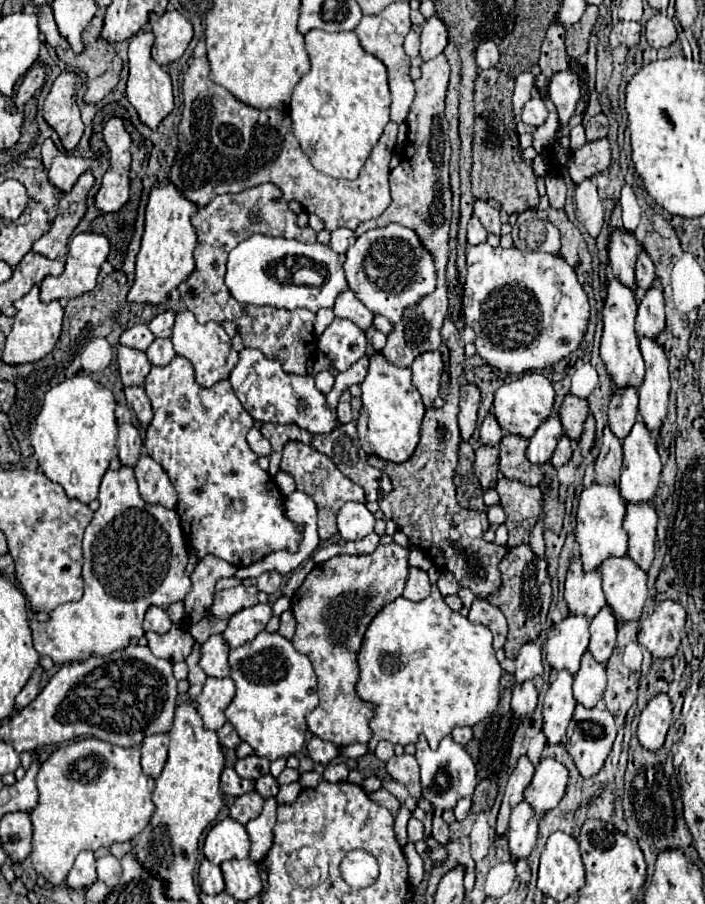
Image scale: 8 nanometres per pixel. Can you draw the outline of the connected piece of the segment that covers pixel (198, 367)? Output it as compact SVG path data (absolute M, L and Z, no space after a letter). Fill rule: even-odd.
M189 310L177 312L177 320L175 320L175 326L173 326L171 340L173 340L175 352L179 356L187 358L193 364L193 368L195 368L195 380L203 388L209 388L215 382L225 380L231 374L231 370L235 368L235 364L237 364L237 352L233 350L231 338L223 330L223 326L217 324L217 322L199 324L197 318L193 316L193 312L189 312Z

